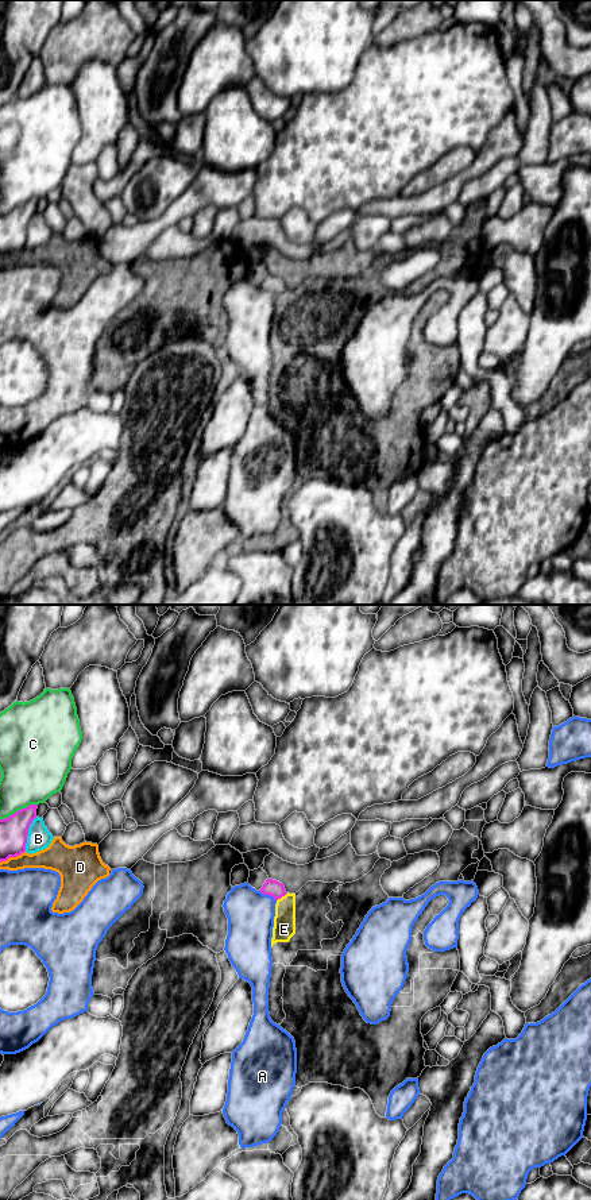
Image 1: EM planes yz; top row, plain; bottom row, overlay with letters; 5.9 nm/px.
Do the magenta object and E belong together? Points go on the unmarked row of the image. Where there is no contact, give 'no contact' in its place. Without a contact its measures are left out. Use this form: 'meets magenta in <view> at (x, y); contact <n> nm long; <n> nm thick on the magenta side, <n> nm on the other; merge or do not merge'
meets magenta in yz at (282, 290); contact 90 nm long; 100 nm thick on the magenta side, 130 nm on the other; do not merge

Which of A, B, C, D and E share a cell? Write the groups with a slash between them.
A / B / C / D E

